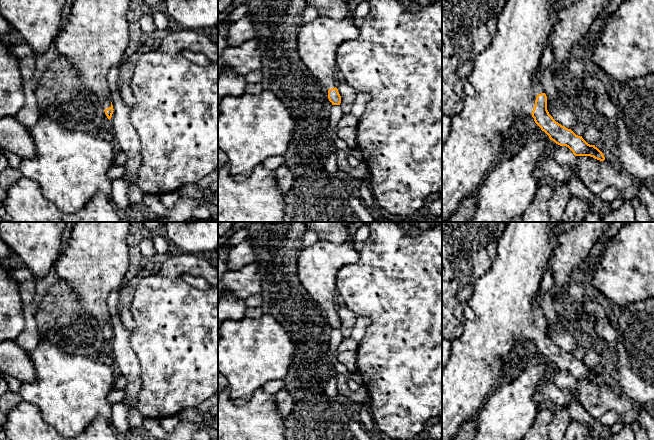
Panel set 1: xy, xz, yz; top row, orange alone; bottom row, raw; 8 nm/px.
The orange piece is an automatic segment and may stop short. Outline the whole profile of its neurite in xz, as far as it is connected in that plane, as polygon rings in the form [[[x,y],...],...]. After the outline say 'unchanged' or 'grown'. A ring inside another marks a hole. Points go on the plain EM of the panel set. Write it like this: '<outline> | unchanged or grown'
[[[349,233],[347,240],[342,244],[334,244],[327,240],[320,239],[313,245],[303,248],[299,254],[297,261],[297,272],[299,281],[302,287],[306,290],[308,295],[318,302],[320,306],[328,313],[328,323],[332,329],[340,329],[341,320],[336,312],[337,303],[335,297],[337,295],[336,290],[336,276],[338,271],[347,264],[355,264],[359,260],[359,251],[353,246],[352,241],[349,239]]] | grown

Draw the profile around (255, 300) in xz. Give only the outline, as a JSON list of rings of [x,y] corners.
[[[253,294],[245,299],[245,304],[247,307],[260,307],[262,305],[261,294]]]

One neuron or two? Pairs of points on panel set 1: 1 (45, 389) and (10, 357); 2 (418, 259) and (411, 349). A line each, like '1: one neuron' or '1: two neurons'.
1: two neurons
2: one neuron

